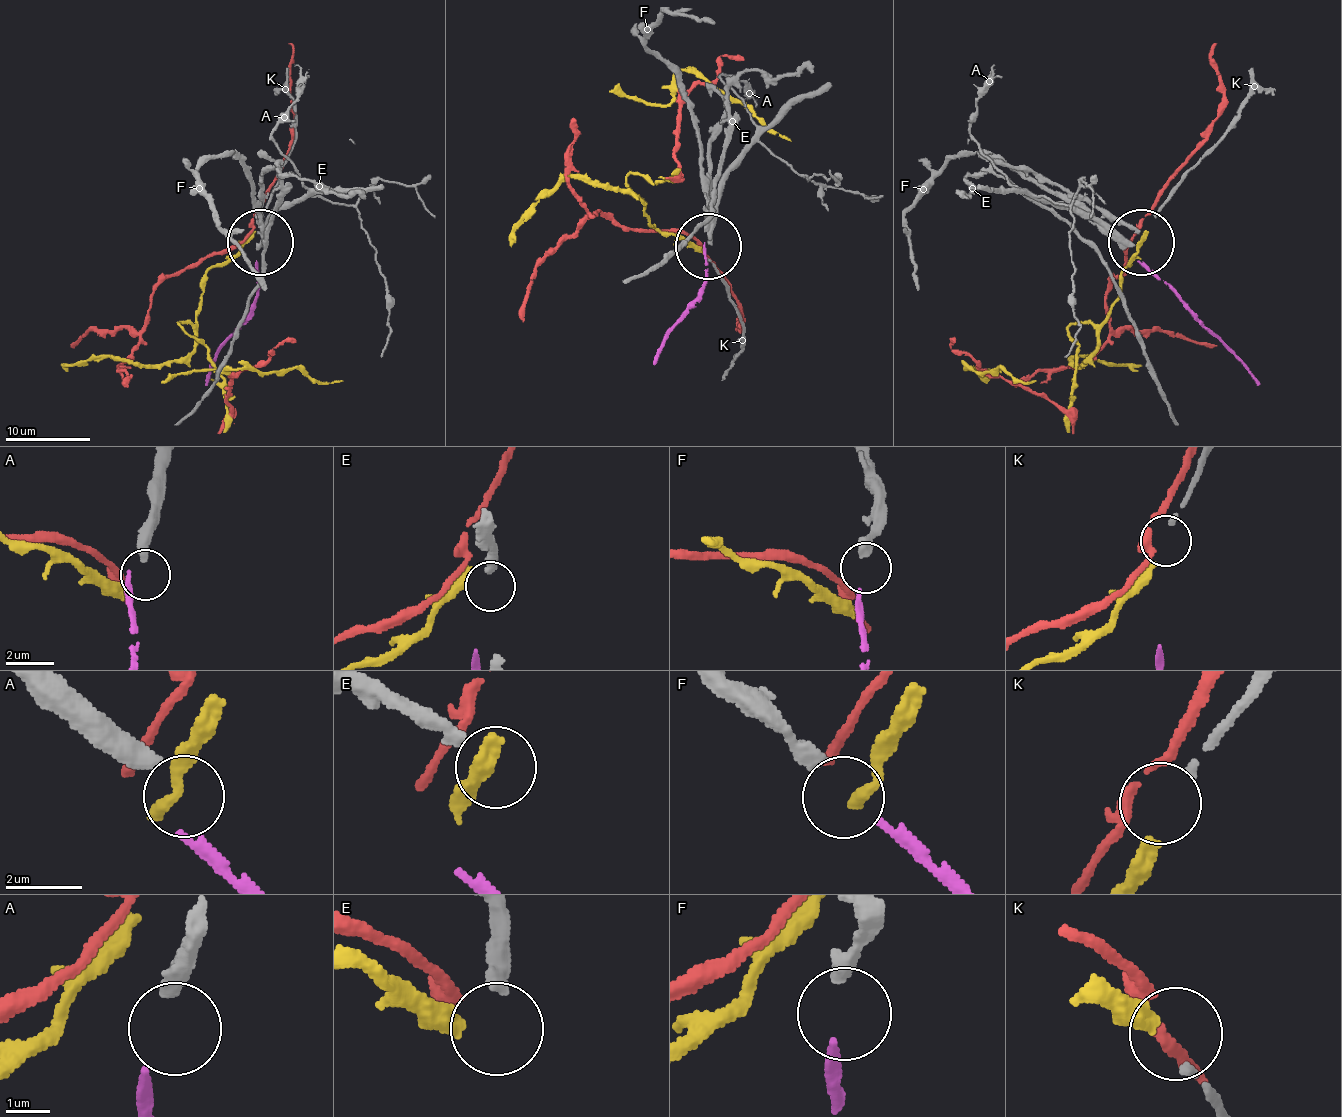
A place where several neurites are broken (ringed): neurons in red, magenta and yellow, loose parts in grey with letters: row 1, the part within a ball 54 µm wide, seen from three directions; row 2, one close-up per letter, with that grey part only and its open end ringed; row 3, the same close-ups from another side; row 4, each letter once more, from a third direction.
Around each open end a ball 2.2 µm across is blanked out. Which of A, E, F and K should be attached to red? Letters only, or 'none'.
none

